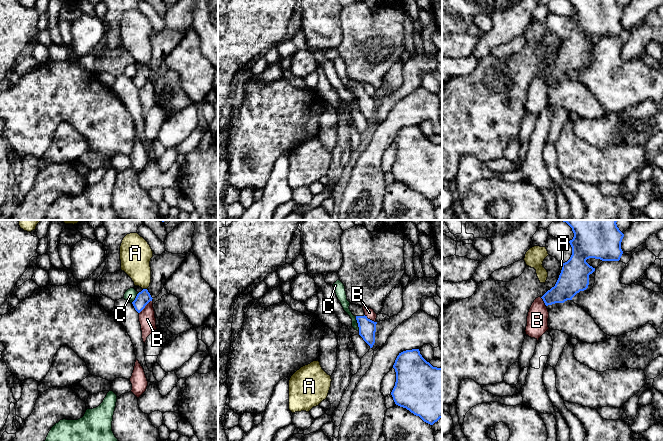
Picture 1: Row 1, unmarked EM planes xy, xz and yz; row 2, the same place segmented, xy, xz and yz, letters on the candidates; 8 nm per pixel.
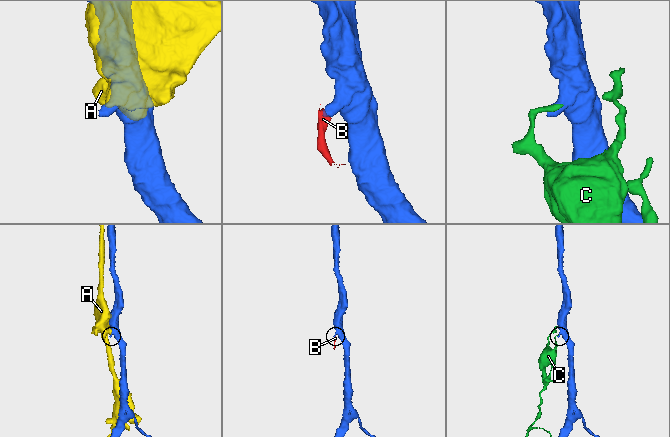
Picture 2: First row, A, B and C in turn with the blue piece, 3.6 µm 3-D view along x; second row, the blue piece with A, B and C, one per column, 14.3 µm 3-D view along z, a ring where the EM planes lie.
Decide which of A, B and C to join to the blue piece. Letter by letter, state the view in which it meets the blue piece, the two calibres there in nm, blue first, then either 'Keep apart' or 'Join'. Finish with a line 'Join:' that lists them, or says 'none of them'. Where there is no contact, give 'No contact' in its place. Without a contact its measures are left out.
A: Touches blue in xy. Thickness 110 nm (blue) against 240 nm. Keep apart
B: Touches blue in xy. Thickness 110 nm (blue) against 130 nm. Keep apart
C: Touches blue in xz. Thickness 140 nm (blue) against 80 nm. Keep apart
Join: none of them

